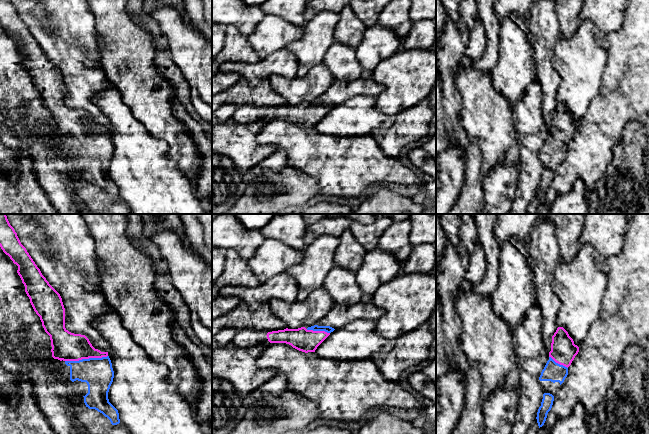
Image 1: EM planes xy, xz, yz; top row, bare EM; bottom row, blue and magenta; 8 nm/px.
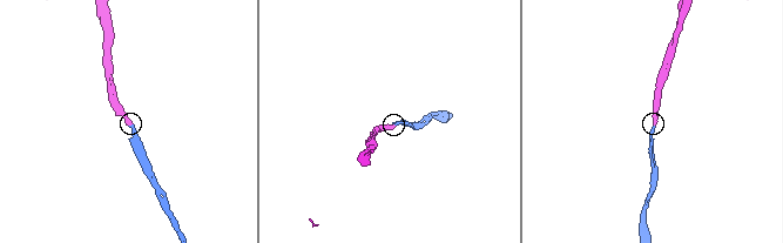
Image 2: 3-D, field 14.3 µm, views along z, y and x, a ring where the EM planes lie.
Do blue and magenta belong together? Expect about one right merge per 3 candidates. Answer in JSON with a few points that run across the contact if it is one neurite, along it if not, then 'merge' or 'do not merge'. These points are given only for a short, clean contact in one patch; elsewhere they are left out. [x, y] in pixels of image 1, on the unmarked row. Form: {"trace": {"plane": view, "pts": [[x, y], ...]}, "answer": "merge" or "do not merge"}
{"trace": {"plane": "xy", "pts": [[98, 149], [86, 135], [74, 125], [66, 122]]}, "answer": "merge"}

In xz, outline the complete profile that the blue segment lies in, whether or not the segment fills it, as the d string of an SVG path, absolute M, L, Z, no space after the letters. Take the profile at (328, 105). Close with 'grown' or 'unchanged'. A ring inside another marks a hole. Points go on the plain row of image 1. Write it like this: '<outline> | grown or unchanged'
M314 101L308 103L301 103L298 105L284 105L278 107L272 107L267 109L267 115L270 119L286 119L291 121L293 124L308 129L315 128L317 123L333 108L335 105L330 102L318 102Z | grown

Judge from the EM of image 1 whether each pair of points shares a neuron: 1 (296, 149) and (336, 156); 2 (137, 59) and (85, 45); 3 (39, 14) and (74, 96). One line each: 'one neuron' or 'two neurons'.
1: one neuron
2: two neurons
3: two neurons

